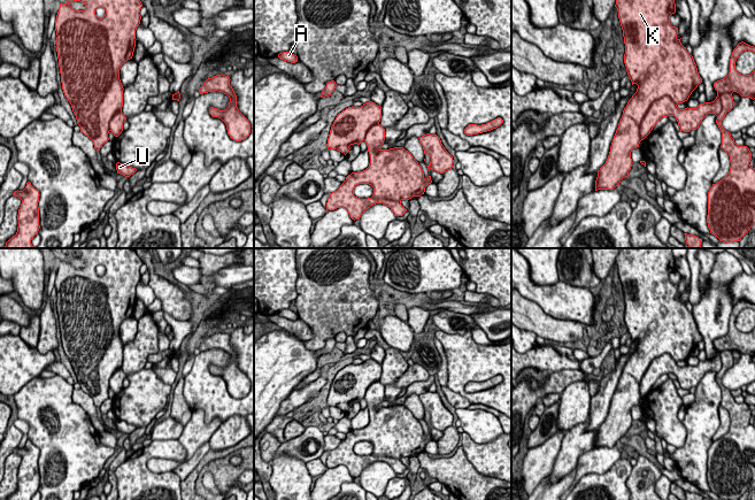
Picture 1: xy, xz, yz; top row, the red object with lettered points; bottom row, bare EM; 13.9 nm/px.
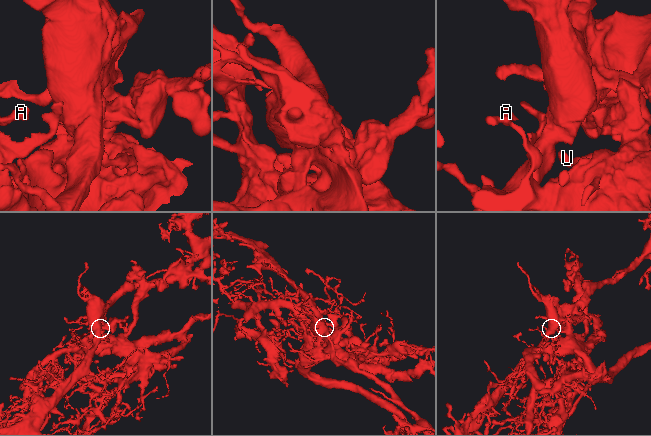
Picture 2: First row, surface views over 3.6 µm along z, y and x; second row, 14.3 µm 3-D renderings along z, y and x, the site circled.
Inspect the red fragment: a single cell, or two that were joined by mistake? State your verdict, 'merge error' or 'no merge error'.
merge error

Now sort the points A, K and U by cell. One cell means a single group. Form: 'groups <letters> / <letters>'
groups A U / K

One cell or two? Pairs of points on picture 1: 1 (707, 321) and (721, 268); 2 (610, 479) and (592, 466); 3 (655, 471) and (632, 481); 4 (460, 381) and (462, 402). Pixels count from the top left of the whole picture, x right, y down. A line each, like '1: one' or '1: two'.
1: one
2: two
3: one
4: two

